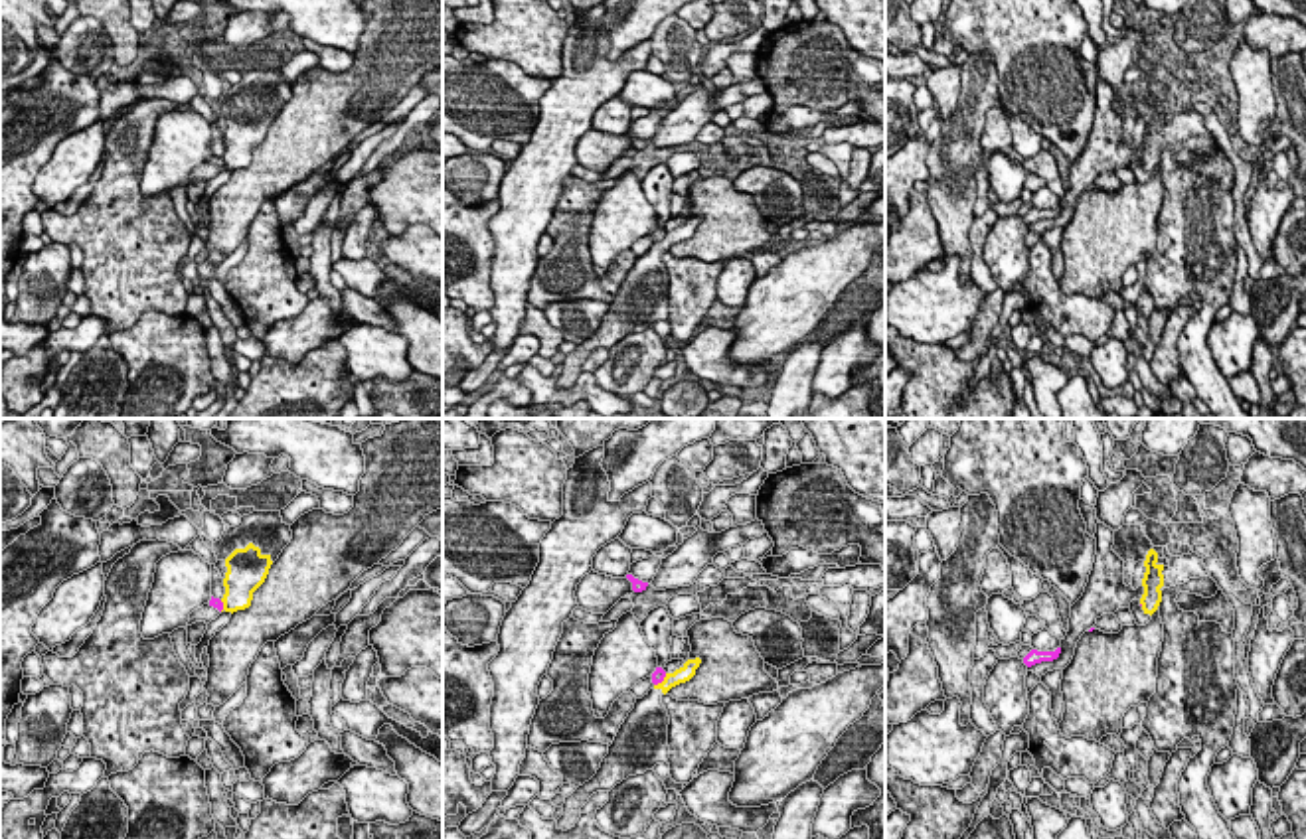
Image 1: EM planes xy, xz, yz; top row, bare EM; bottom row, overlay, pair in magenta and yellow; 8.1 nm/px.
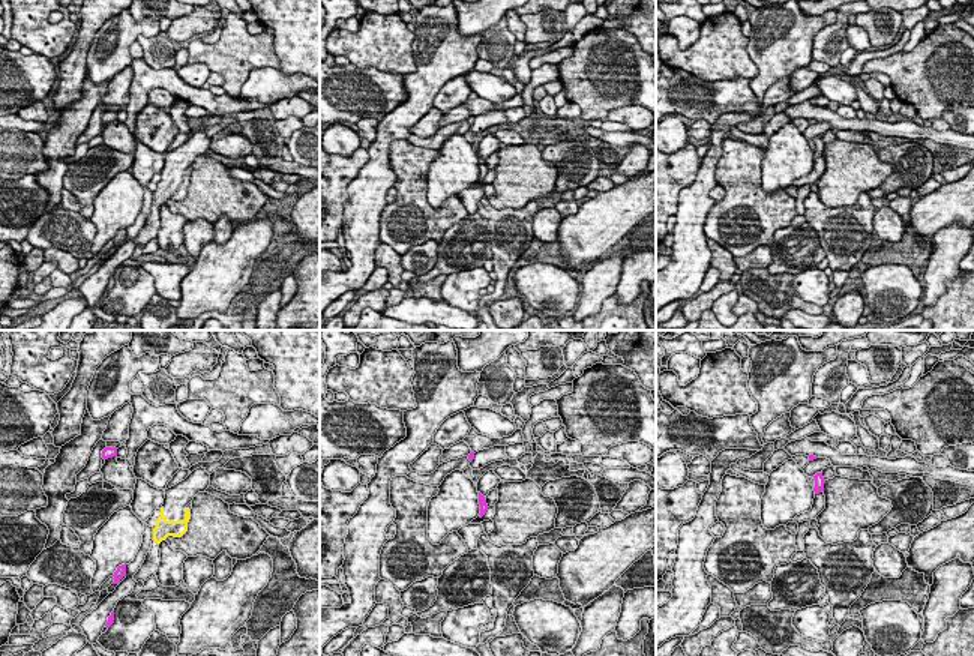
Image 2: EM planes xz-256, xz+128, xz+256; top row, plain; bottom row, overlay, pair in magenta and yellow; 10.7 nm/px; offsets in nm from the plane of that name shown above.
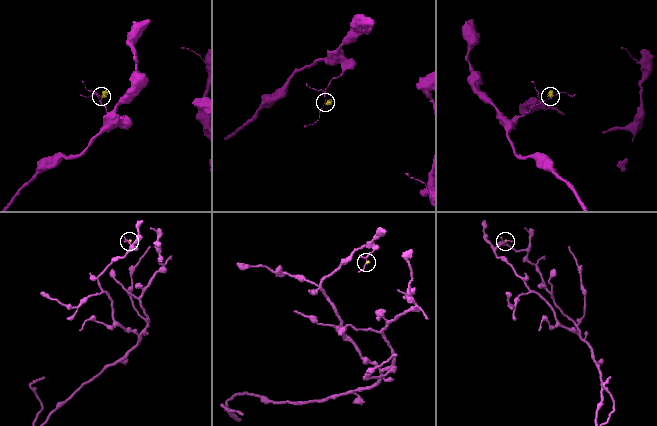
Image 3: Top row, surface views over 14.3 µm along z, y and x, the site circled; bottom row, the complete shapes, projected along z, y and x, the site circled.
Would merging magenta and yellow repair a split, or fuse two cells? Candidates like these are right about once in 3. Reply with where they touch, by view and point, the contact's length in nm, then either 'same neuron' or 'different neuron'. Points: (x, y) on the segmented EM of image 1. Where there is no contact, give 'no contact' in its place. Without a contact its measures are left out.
meets magenta in xz at (660, 682); contact 150 nm long; different neuron

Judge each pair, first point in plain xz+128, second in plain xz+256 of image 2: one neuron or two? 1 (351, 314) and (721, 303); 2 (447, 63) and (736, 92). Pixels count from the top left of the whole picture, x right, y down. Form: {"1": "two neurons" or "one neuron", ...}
{"1": "two neurons", "2": "two neurons"}

